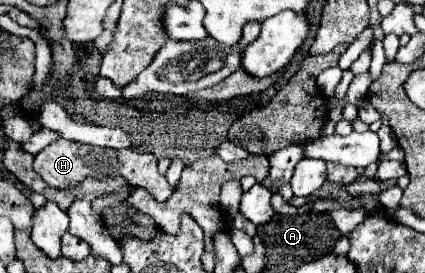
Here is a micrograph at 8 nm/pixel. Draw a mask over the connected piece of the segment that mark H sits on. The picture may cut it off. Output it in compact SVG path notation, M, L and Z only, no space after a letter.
M59 138L57 142L49 144L45 150L41 150L35 156L33 168L49 186L57 186L57 188L71 188L83 178L95 176L95 178L125 178L133 188L147 188L153 194L153 198L159 202L165 202L177 190L177 186L171 186L167 178L157 170L157 158L153 154L133 152L131 148L115 150L115 148L101 148L101 146L79 144L73 140Z

